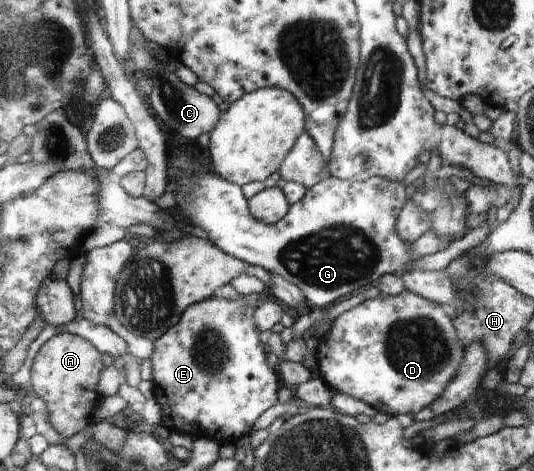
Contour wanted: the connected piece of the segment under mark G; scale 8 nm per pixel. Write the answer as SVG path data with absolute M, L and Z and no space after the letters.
M167 147L167 152L169 154L168 166L170 168L169 190L172 190L178 196L177 208L179 208L180 213L187 217L191 224L199 226L204 230L209 235L209 238L213 240L213 244L223 252L226 252L233 256L233 258L238 258L247 264L261 266L261 268L267 270L271 275L283 277L288 283L293 283L295 286L298 286L303 293L304 300L309 309L316 309L325 306L325 304L331 304L331 302L335 302L335 300L339 300L339 298L343 298L343 296L347 296L347 294L351 294L351 292L355 292L355 290L363 291L365 289L364 286L373 286L383 275L403 273L406 268L409 269L412 266L412 263L416 261L416 258L419 258L410 251L411 243L402 239L397 234L396 230L397 217L400 215L400 210L407 202L407 198L405 197L406 185L401 181L397 182L381 177L368 178L363 182L350 181L349 179L343 180L332 177L326 172L317 184L314 184L310 189L306 190L305 196L303 196L299 202L296 202L289 207L287 214L281 218L279 222L267 224L253 218L248 207L248 199L241 192L240 186L237 186L228 180L221 179L217 173L213 174L207 172L195 161L194 157L189 160L185 154L179 154L179 152L177 152L177 156L175 156L175 154L171 152L170 147Z

